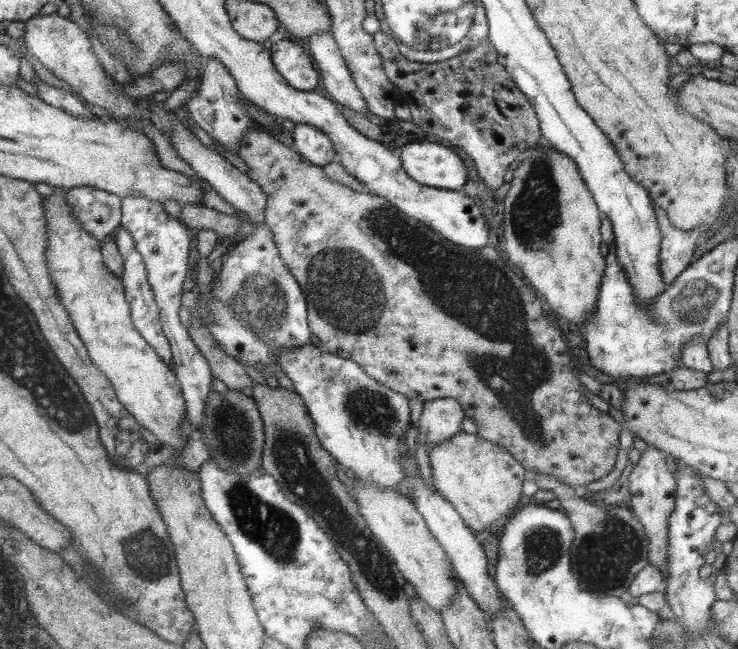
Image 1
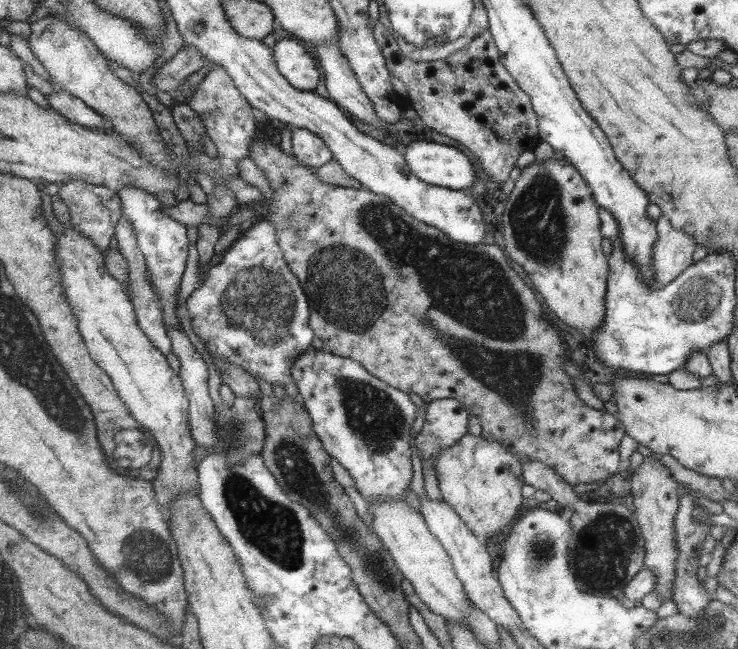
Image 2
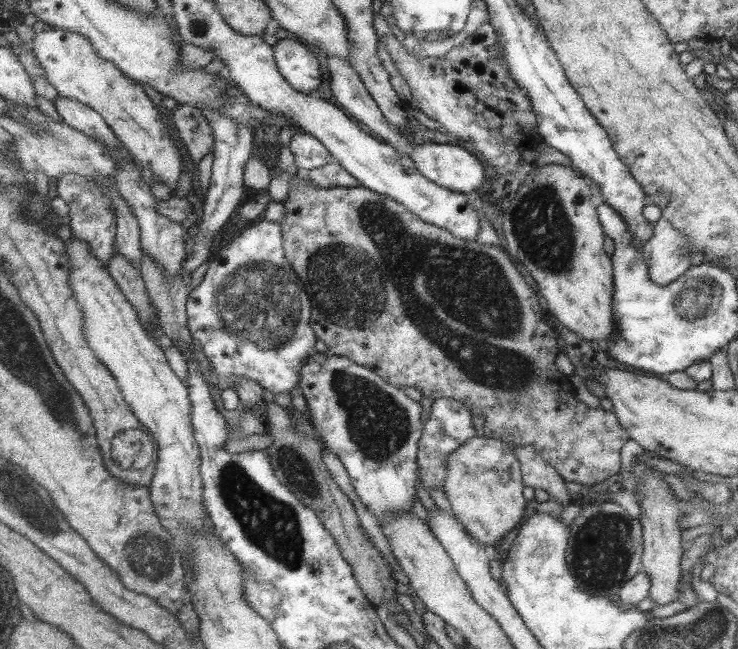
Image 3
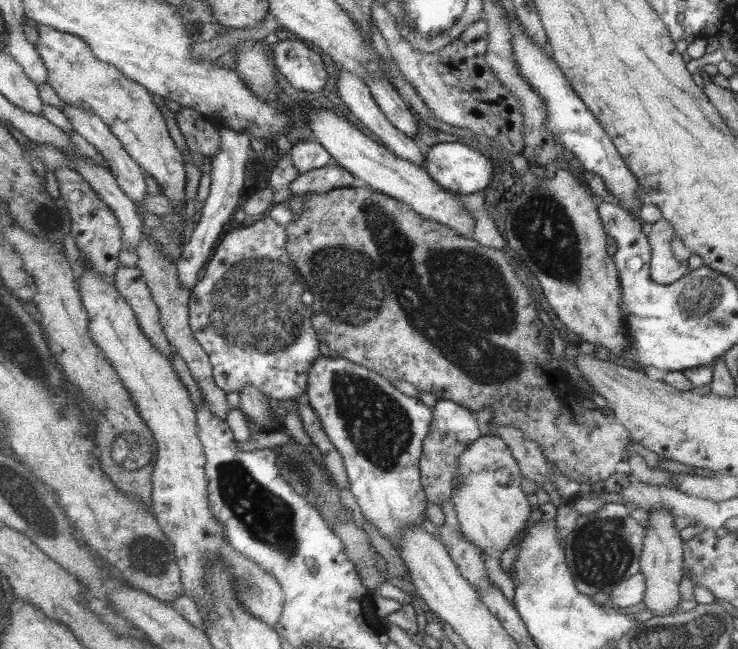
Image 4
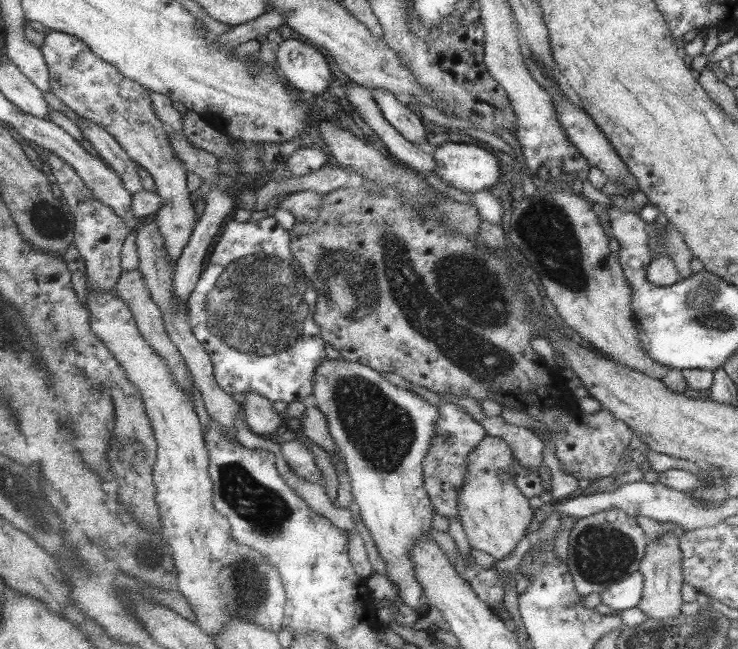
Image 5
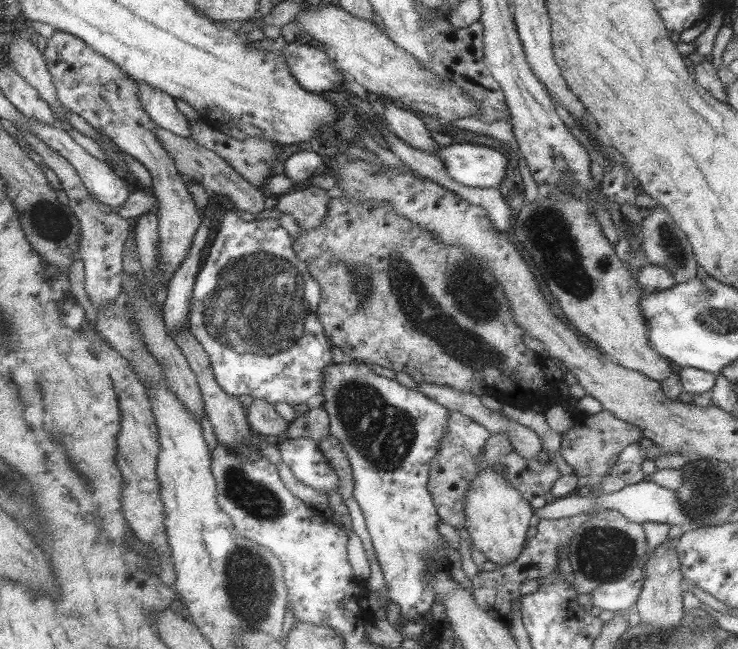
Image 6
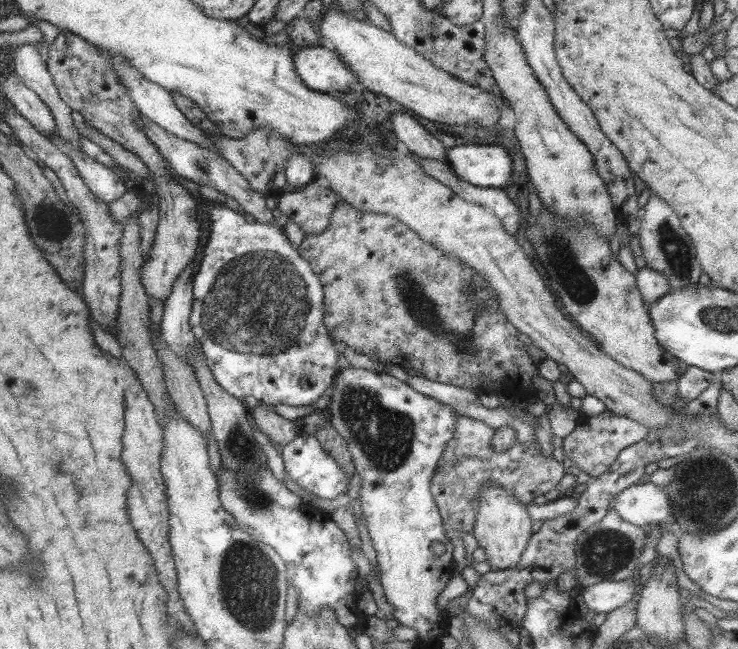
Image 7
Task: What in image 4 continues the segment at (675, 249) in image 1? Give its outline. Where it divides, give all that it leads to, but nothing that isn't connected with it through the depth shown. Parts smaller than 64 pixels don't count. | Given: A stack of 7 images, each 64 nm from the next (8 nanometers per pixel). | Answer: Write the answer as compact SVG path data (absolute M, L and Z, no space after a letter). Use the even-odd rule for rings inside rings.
M660 218L656 223L649 224L645 231L651 250L649 260L650 279L655 281L657 284L671 284L689 271L687 260L677 262L677 260L675 260L675 256L673 256L673 254L670 252L670 241L675 238L674 231L670 225L671 224L669 224L669 222L667 222L665 219Z

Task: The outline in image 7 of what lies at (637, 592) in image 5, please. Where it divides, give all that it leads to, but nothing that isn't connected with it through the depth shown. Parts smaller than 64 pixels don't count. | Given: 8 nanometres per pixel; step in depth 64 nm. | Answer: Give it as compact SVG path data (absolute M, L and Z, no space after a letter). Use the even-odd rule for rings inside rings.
M625 578L621 581L605 580L591 584L579 594L587 611L593 611L596 614L609 614L627 604L632 598L634 589L634 581Z

